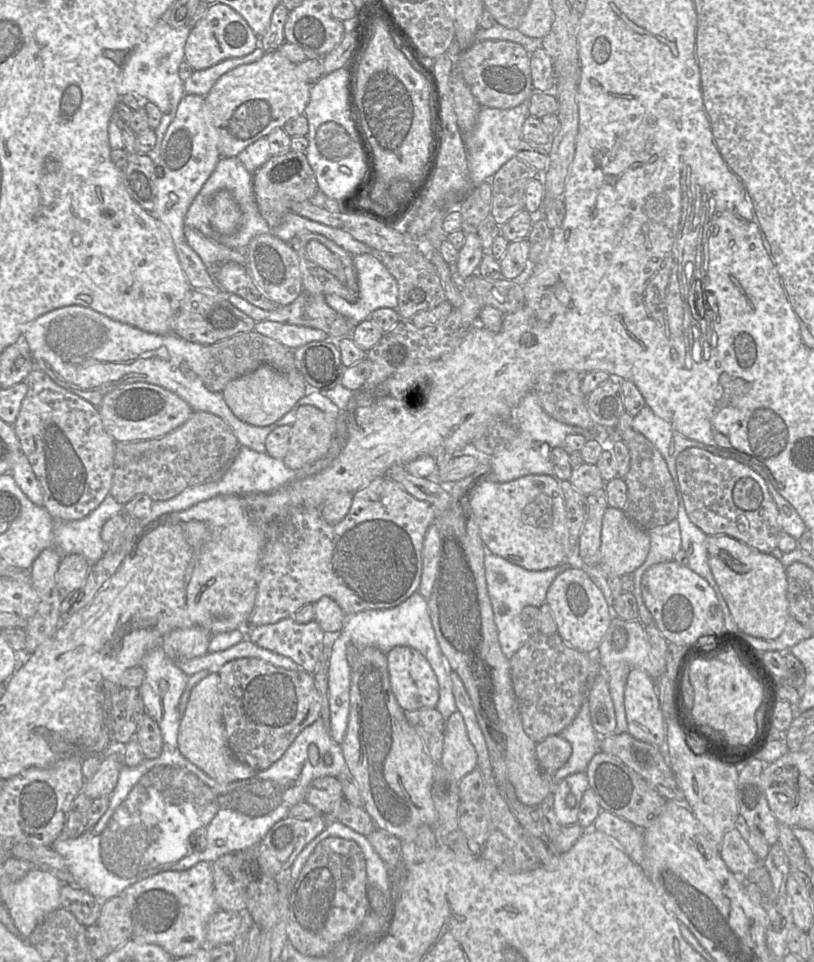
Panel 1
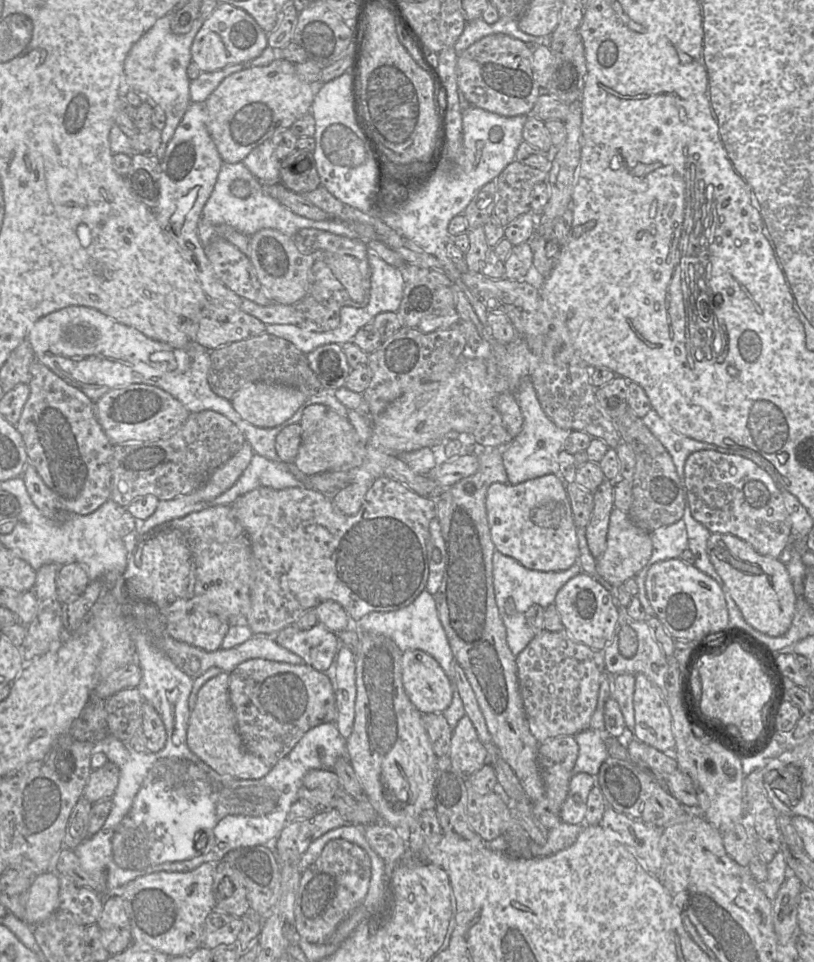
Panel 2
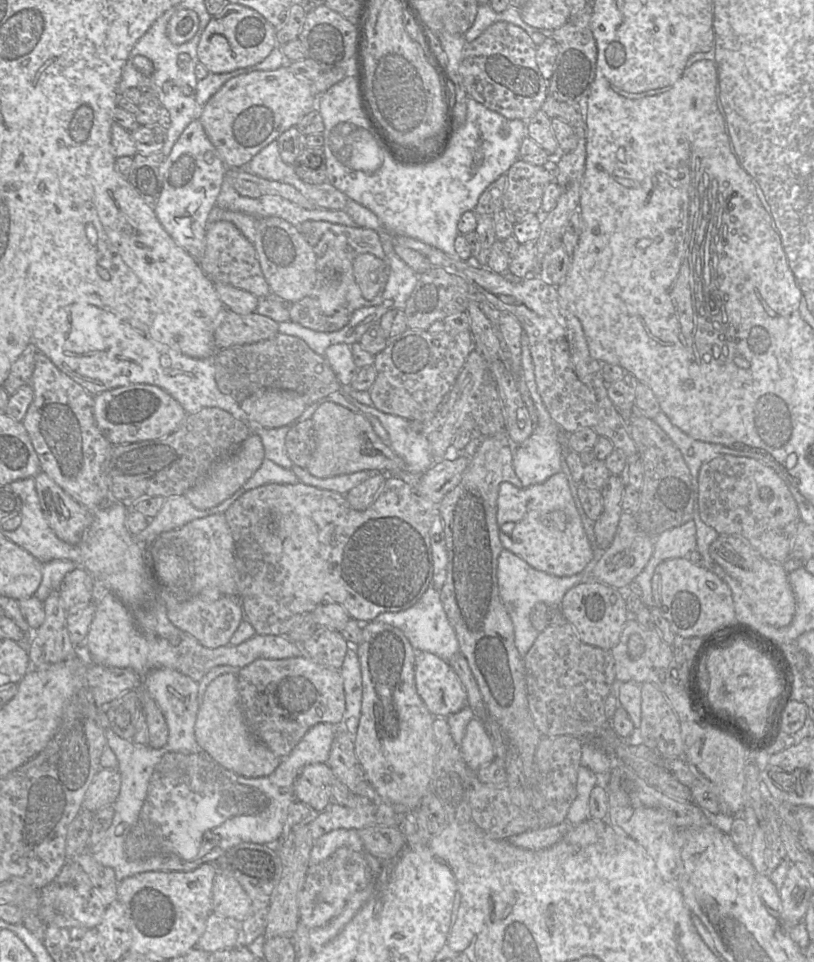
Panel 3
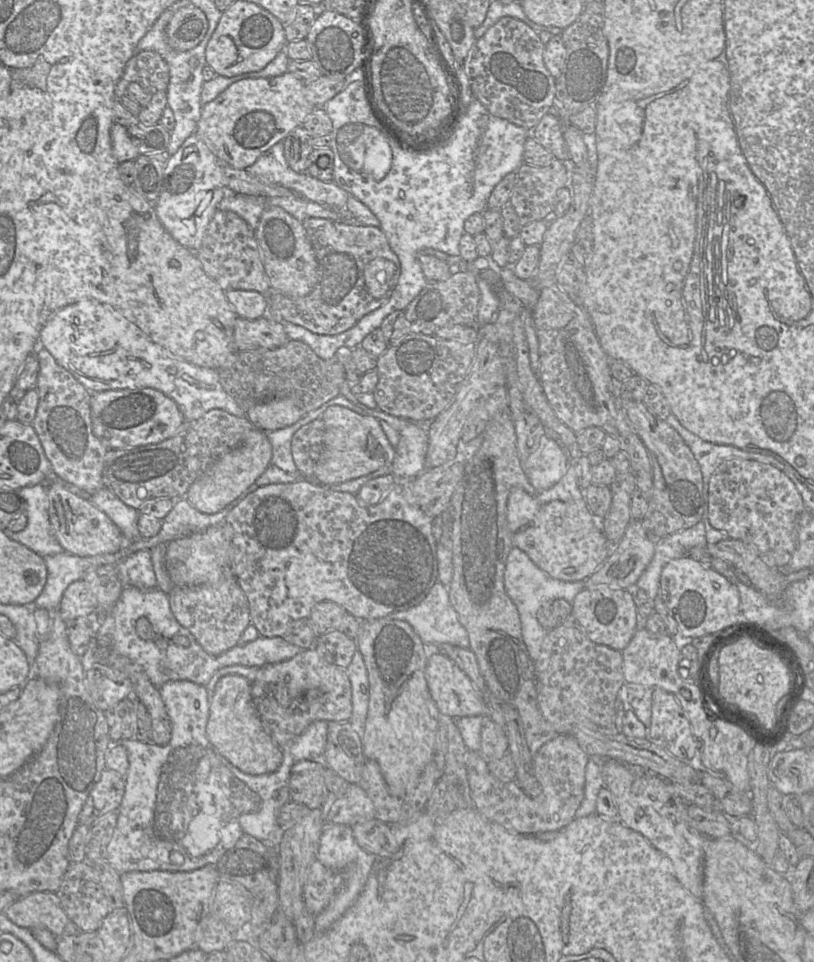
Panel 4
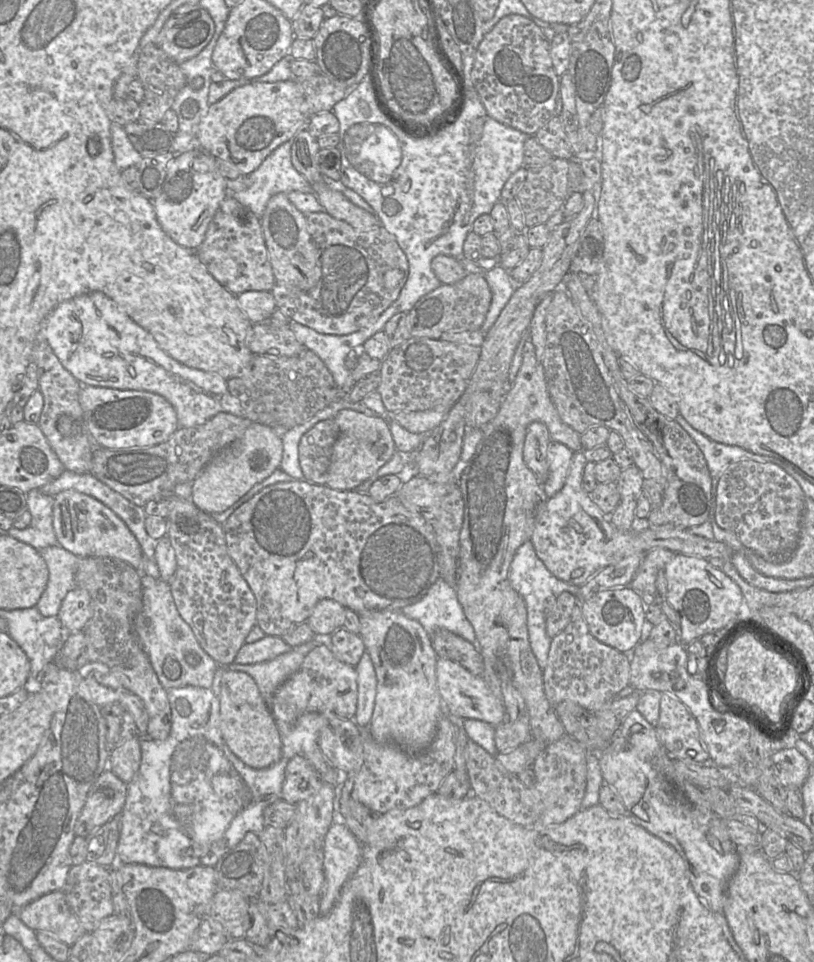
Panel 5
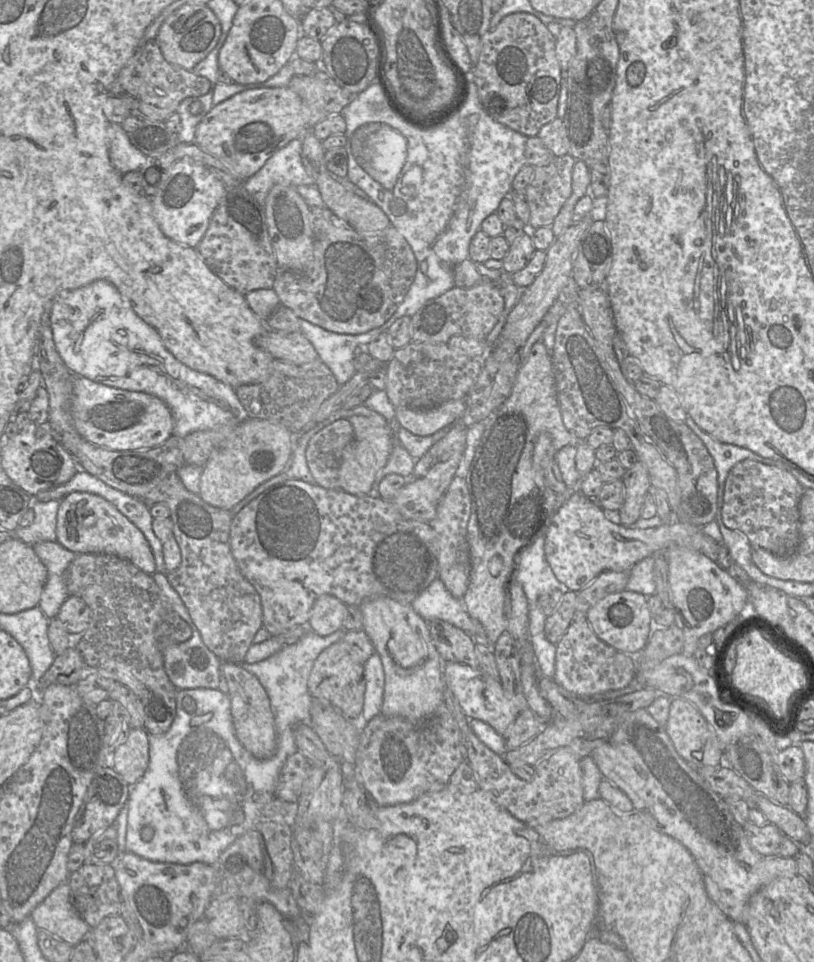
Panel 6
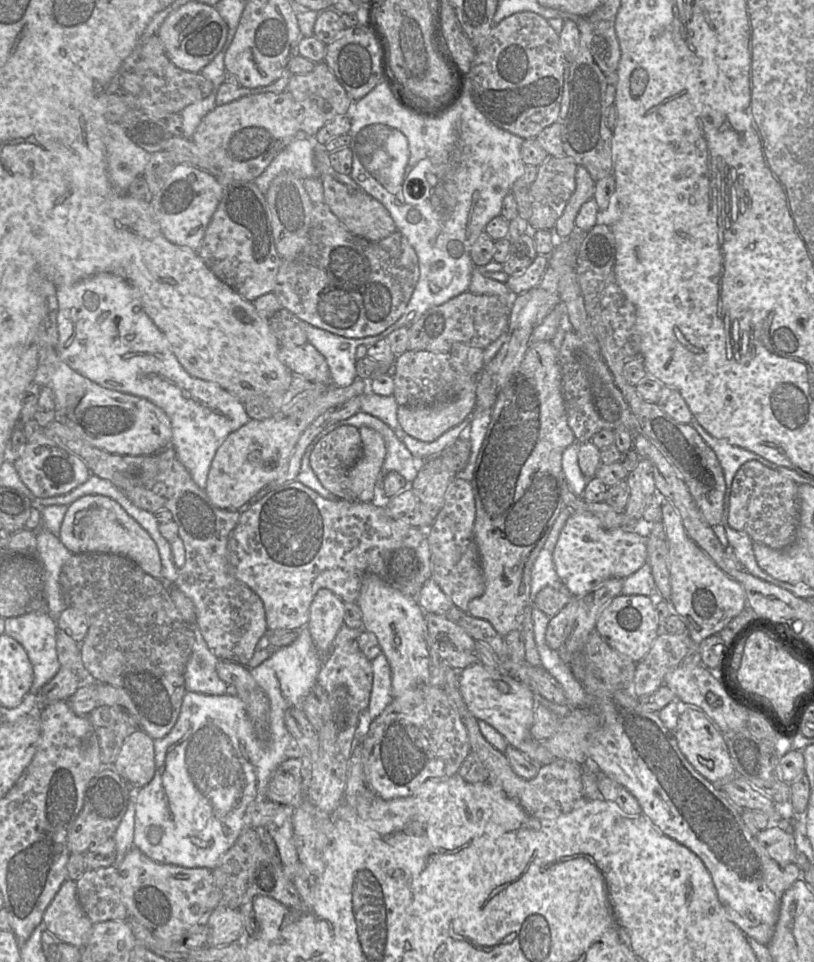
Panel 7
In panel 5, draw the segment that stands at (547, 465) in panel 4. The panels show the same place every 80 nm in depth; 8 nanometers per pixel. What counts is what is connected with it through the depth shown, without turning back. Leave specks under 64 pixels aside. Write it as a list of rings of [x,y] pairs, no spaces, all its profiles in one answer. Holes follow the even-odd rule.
[[[551,441],[547,449],[549,476],[542,485],[548,498],[556,495],[564,486],[574,452],[563,444]]]

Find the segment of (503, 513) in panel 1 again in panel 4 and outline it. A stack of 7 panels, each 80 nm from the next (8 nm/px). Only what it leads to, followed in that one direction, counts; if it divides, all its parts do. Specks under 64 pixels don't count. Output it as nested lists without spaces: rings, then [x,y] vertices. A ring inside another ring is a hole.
[[[575,463],[553,487],[532,496],[513,487],[507,501],[507,523],[515,548],[525,552],[533,563],[554,579],[565,582],[585,581],[610,555],[613,544],[606,539],[593,520],[578,486]]]

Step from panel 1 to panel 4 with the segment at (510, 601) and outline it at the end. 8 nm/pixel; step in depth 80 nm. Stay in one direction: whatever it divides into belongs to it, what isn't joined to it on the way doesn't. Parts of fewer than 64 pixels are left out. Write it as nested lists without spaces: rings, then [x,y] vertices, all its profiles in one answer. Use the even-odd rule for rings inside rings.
[[[513,547],[509,552],[504,571],[504,588],[506,594],[517,607],[523,641],[533,662],[538,659],[542,643],[547,634],[547,631],[545,631],[537,619],[539,608],[545,602],[553,602],[557,599],[564,599],[572,603],[576,595],[584,589],[584,585],[585,581],[565,582],[552,578],[538,568],[528,555],[518,548]]]

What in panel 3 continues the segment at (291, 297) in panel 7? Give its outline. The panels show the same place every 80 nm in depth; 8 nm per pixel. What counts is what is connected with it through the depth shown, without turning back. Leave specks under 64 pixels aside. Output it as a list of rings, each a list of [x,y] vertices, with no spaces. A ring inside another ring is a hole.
[[[313,220],[305,221],[297,228],[315,252],[316,281],[306,297],[296,302],[287,303],[292,322],[314,331],[335,332],[349,323],[353,312],[357,309],[382,304],[383,289],[380,289],[373,300],[367,300],[363,297],[353,274],[353,260],[360,254],[369,253],[380,259],[387,258],[380,234],[377,231]]]

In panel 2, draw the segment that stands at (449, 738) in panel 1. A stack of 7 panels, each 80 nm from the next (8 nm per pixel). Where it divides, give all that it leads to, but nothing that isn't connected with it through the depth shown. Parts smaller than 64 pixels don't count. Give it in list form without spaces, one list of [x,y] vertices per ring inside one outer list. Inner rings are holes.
[[[467,715],[459,720],[453,730],[448,755],[454,768],[465,776],[470,776],[487,764],[487,750]]]

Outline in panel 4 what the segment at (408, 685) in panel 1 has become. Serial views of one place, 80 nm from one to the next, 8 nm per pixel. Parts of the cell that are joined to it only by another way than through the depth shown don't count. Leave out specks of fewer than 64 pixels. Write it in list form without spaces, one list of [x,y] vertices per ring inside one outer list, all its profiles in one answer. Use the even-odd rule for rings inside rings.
[[[437,650],[430,651],[425,678],[429,692],[442,715],[442,720],[465,716],[489,716],[489,709],[481,693],[475,688],[469,677],[445,654]]]

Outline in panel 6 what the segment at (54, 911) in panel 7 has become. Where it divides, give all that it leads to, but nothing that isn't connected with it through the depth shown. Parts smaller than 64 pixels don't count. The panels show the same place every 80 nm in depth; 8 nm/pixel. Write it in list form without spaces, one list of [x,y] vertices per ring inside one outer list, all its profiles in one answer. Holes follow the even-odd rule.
[[[68,881],[55,888],[29,916],[38,929],[76,946],[86,939],[91,928],[71,900]]]

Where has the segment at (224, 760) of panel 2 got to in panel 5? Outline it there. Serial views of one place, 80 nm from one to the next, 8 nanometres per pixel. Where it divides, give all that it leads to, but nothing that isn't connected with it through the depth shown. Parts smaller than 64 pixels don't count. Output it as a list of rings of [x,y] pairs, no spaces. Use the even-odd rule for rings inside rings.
[[[226,670],[218,698],[221,734],[232,753],[256,770],[269,768],[279,762],[282,757],[280,732],[254,679],[241,671]]]

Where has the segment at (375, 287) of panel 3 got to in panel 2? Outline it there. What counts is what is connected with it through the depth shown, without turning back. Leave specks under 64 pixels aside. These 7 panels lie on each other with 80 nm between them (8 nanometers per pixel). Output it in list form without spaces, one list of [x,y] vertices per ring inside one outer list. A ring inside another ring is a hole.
[[[325,251],[310,254],[313,260],[322,260],[334,276],[345,287],[351,298],[362,302],[370,289],[370,267],[368,259],[356,259],[349,255],[337,255]]]

